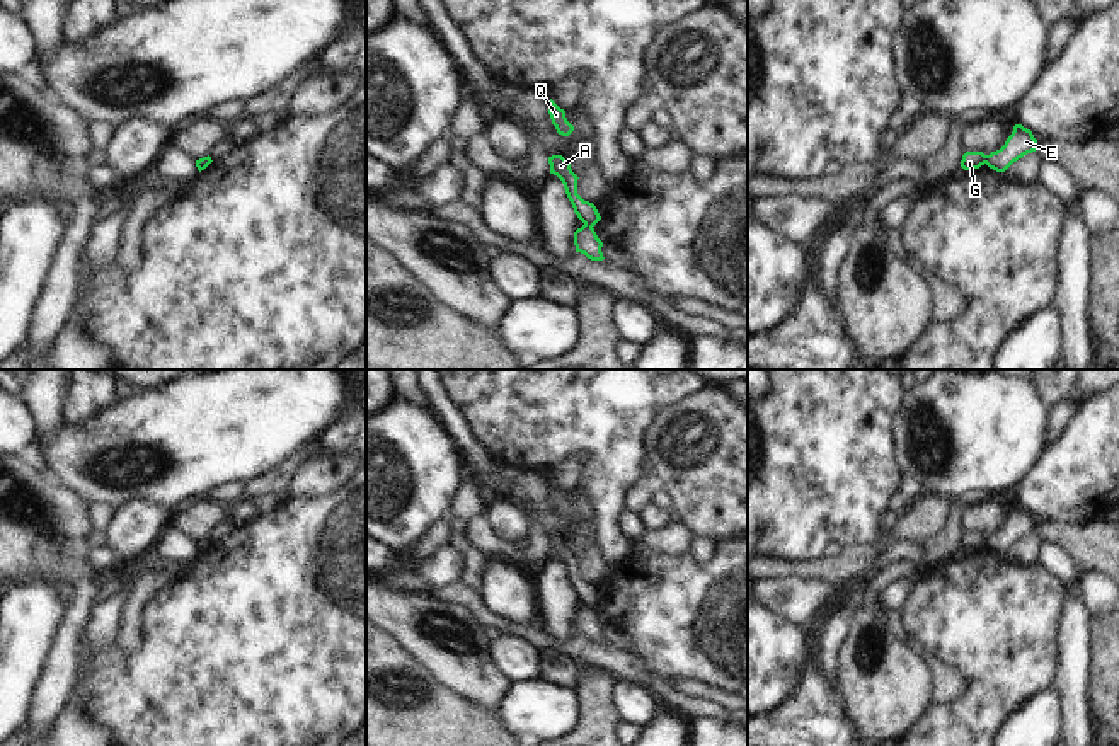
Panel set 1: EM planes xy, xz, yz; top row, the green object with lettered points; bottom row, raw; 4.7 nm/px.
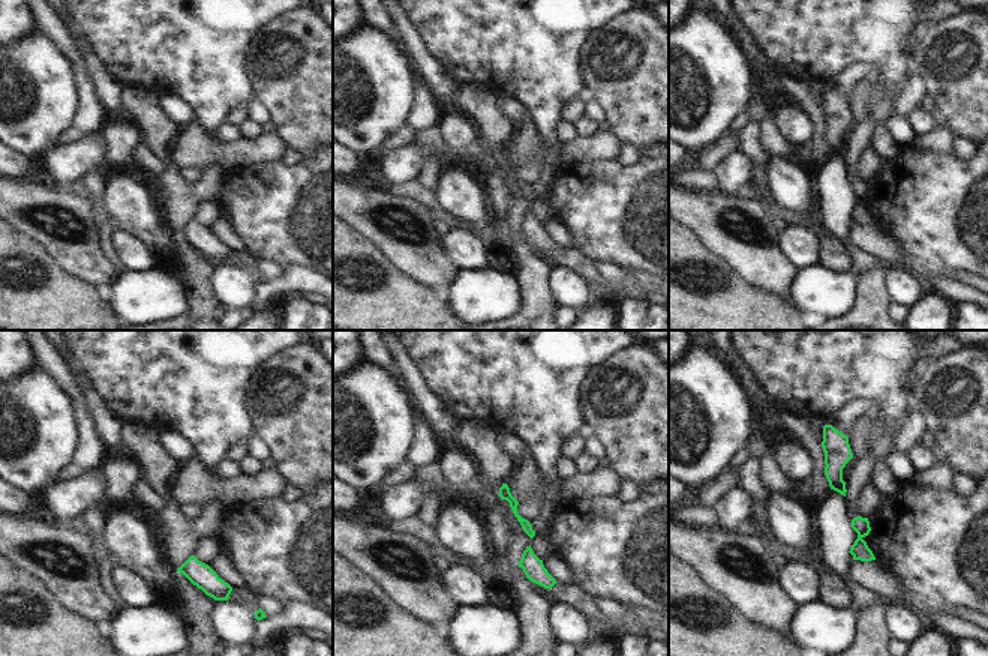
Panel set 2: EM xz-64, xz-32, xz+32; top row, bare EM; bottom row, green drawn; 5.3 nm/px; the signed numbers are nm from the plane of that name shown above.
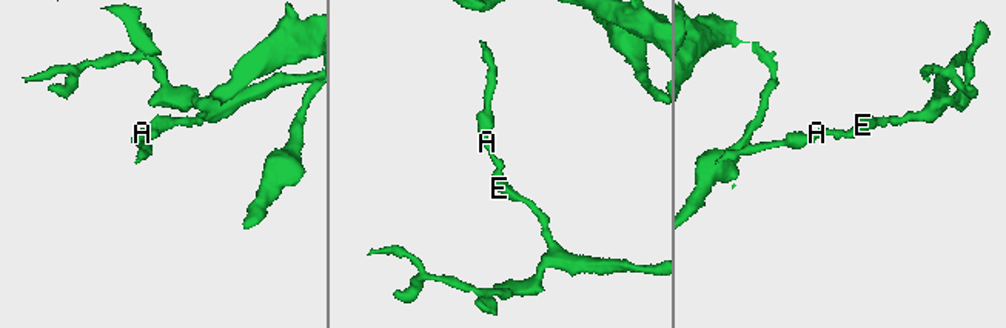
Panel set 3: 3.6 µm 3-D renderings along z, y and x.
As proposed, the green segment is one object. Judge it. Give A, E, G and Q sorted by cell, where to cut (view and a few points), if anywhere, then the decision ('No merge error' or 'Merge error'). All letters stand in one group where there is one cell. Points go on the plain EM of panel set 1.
Groups: A G Q / E. Split along xz (585, 605), (591, 608). Merge error.

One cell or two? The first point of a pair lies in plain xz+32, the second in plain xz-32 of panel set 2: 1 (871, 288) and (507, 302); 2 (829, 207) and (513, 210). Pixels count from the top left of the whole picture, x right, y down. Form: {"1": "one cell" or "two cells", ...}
{"1": "two cells", "2": "two cells"}

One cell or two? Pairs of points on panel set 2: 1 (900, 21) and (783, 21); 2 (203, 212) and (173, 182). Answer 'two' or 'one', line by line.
1: one
2: two

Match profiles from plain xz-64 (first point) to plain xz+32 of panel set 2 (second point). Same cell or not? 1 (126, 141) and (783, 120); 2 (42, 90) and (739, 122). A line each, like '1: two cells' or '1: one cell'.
1: one cell
2: two cells

